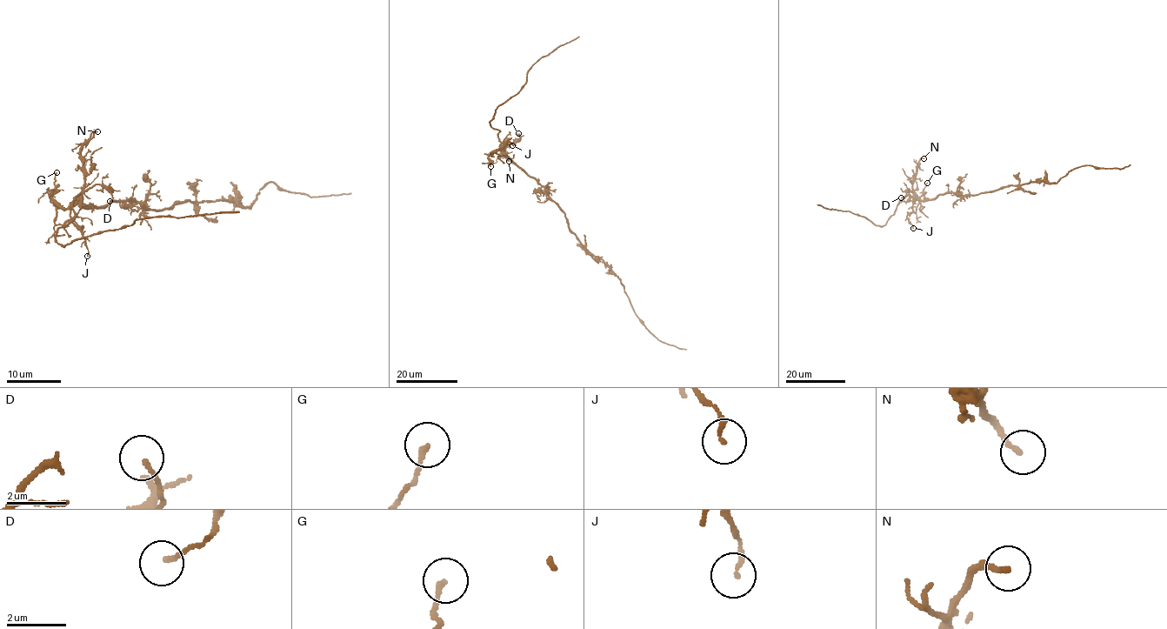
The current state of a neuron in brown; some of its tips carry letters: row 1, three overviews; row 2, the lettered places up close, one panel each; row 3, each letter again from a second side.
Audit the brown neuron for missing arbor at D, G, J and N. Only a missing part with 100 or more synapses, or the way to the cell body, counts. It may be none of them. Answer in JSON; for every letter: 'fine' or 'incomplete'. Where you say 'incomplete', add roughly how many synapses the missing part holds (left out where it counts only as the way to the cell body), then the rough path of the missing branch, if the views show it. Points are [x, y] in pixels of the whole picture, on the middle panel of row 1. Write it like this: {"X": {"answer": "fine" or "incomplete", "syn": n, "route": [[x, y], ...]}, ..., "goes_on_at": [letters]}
{"D": {"answer": "fine"}, "G": {"answer": "fine"}, "J": {"answer": "fine"}, "N": {"answer": "fine"}, "goes_on_at": []}

